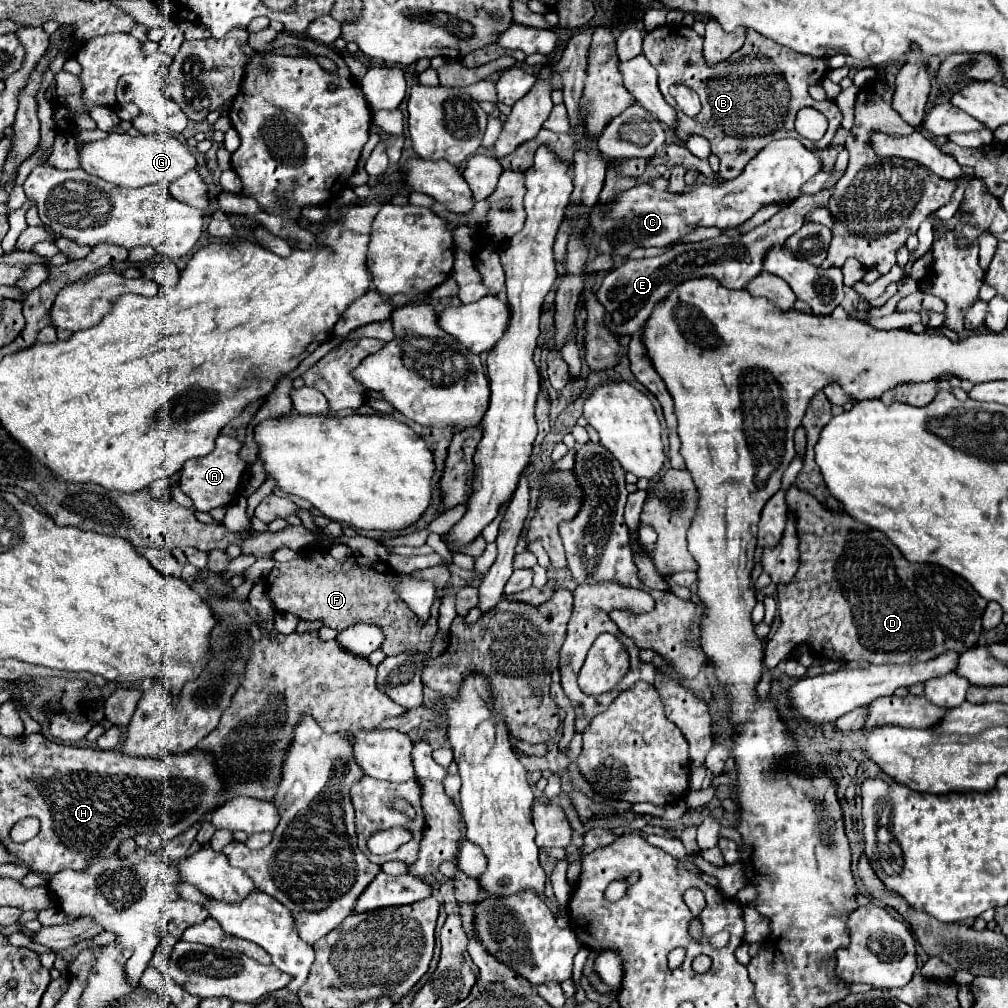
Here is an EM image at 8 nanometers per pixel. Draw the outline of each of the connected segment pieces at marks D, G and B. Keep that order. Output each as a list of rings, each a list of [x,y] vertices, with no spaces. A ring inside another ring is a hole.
[[[796,486],[788,490],[786,502],[788,508],[798,514],[796,528],[800,538],[800,568],[794,574],[792,582],[778,584],[782,626],[766,644],[764,664],[768,668],[776,668],[782,660],[788,660],[798,646],[808,646],[818,660],[866,660],[870,664],[910,664],[926,662],[948,650],[964,654],[966,650],[978,644],[982,632],[982,614],[988,602],[964,578],[956,576],[954,572],[942,566],[908,562],[902,556],[902,552],[886,538],[886,534],[882,534],[880,530],[872,532],[870,526],[856,522],[844,510],[828,510],[814,496],[798,490]],[[844,592],[860,596],[860,636],[854,620],[854,608]]]
[[[108,134],[108,138],[90,142],[80,150],[82,168],[106,182],[124,188],[138,188],[146,184],[170,186],[176,178],[184,176],[188,170],[196,168],[196,156],[186,144],[182,144],[172,134],[152,134],[152,136],[130,136],[130,134]]]
[[[664,24],[644,36],[644,56],[658,70],[658,84],[666,102],[674,104],[668,92],[672,84],[690,86],[702,100],[702,110],[694,118],[684,116],[680,108],[676,110],[678,122],[674,132],[678,140],[686,142],[690,134],[704,136],[710,142],[712,152],[720,158],[720,176],[726,180],[736,178],[736,174],[742,174],[742,166],[746,166],[746,162],[750,162],[768,142],[776,138],[788,138],[788,136],[798,138],[808,150],[816,152],[816,150],[828,148],[836,130],[840,128],[842,112],[838,110],[836,102],[816,102],[808,94],[808,88],[826,76],[828,60],[804,56],[804,54],[792,52],[790,48],[782,48],[782,52],[784,52],[784,62],[778,62],[778,64],[772,58],[754,56],[754,58],[744,58],[736,64],[728,60],[728,66],[726,64],[708,66],[704,62],[703,37],[698,36],[688,26]],[[752,68],[758,68],[758,70],[752,70]],[[766,68],[770,74],[754,74],[754,76],[748,74],[748,72],[760,72]],[[736,72],[740,74],[736,76]],[[806,106],[820,110],[822,114],[826,114],[830,122],[826,136],[818,142],[804,140],[794,130],[796,112]],[[738,146],[744,146],[746,150],[738,152]]]

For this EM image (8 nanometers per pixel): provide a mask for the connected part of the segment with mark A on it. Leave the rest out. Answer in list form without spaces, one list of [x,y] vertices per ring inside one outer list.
[[[220,436],[216,440],[216,448],[202,458],[194,458],[190,462],[184,464],[182,468],[182,476],[180,476],[180,488],[186,496],[192,498],[196,510],[200,512],[210,512],[212,508],[218,506],[228,506],[240,492],[240,484],[244,478],[244,470],[246,470],[246,462],[238,456],[242,448],[242,442],[230,436]]]

